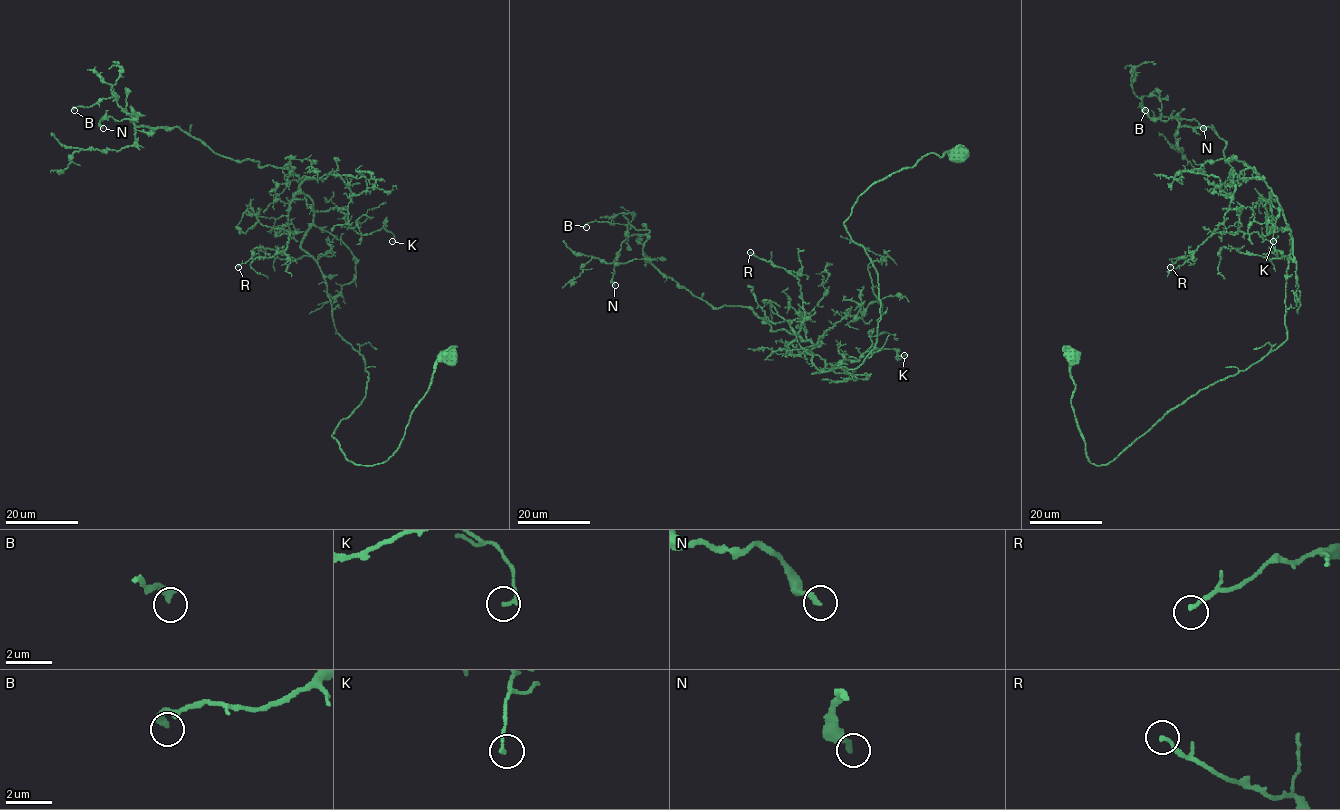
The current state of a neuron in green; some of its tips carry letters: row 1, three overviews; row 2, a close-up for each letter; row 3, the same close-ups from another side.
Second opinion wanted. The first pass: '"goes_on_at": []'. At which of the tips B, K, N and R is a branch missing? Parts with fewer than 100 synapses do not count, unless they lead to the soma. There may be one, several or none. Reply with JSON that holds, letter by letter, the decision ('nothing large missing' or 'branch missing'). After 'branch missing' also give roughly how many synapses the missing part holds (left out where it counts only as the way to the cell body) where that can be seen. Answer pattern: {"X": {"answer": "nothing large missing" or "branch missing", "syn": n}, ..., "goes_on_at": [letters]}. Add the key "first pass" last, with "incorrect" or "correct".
{"B": {"answer": "nothing large missing"}, "K": {"answer": "nothing large missing"}, "N": {"answer": "nothing large missing"}, "R": {"answer": "nothing large missing"}, "goes_on_at": [], "first pass": "correct"}

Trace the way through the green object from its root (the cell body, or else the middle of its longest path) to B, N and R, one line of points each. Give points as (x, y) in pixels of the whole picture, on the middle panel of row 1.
B: (961, 153), (844, 223), (880, 301), (855, 369), (813, 373), (809, 341), (662, 275), (648, 230), (586, 227)
N: (961, 153), (844, 223), (880, 301), (855, 369), (813, 373), (809, 341), (696, 297), (645, 235), (615, 285)
R: (961, 153), (875, 181), (844, 223), (880, 301), (855, 369), (789, 352), (799, 280), (750, 252)

